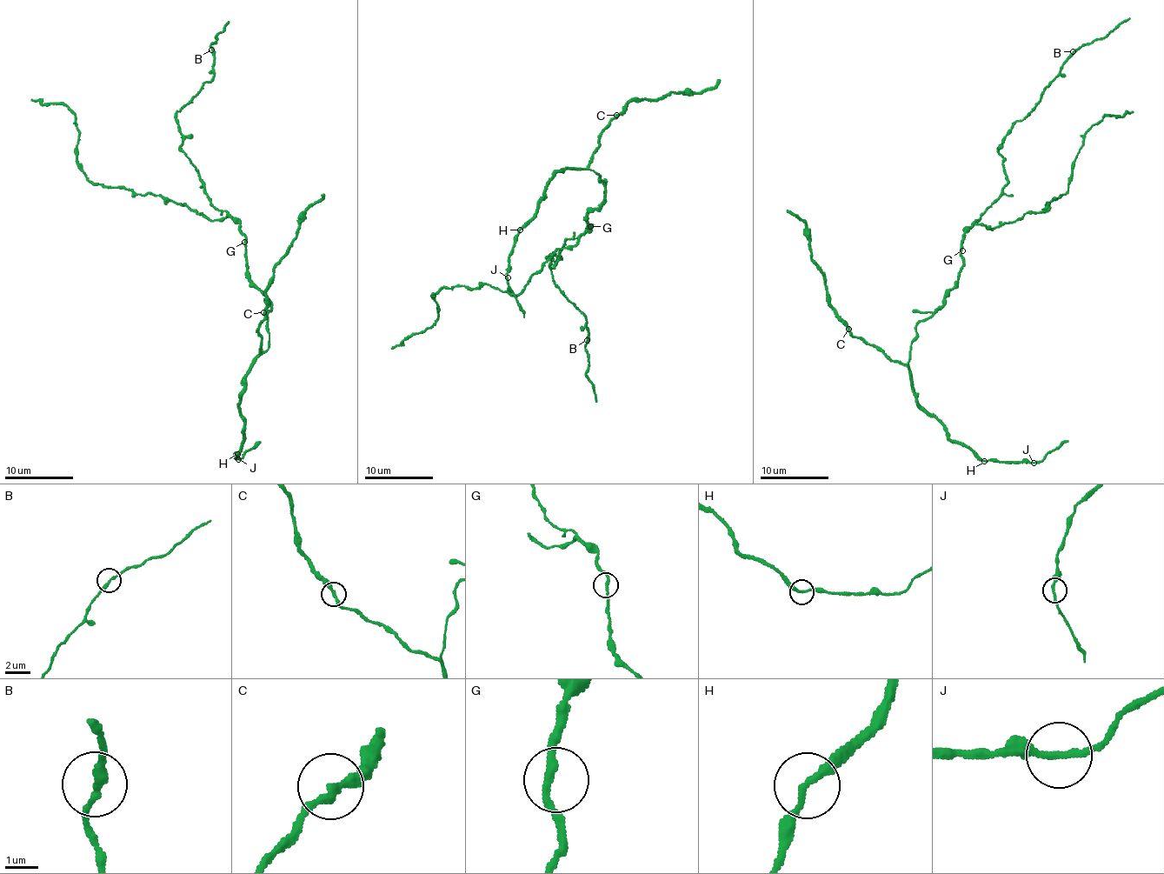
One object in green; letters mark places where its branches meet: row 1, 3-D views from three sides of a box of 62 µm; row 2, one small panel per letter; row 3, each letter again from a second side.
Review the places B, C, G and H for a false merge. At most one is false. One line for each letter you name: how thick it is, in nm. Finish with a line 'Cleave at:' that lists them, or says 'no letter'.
H: Thickness 220 nm
Cleave at: H

